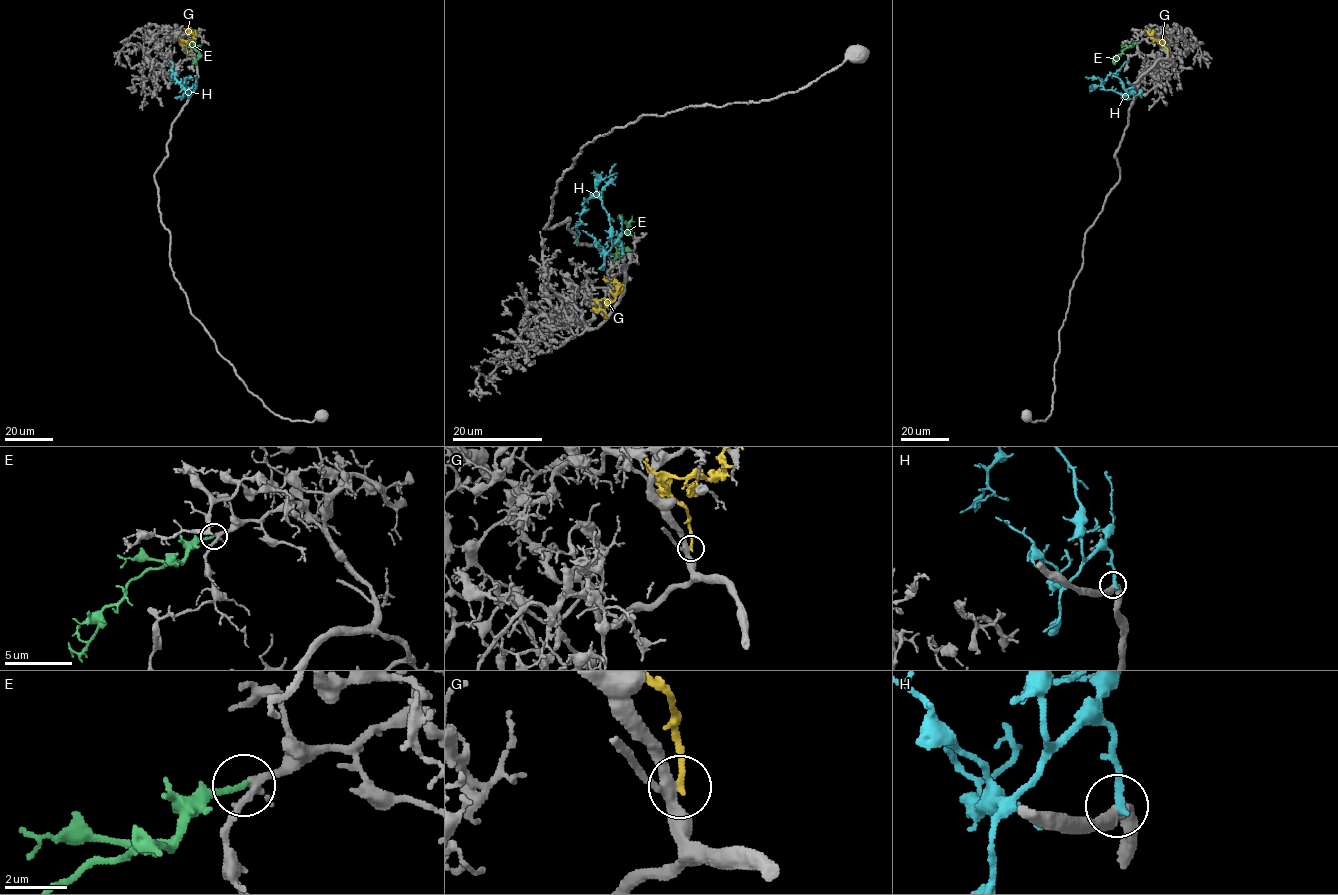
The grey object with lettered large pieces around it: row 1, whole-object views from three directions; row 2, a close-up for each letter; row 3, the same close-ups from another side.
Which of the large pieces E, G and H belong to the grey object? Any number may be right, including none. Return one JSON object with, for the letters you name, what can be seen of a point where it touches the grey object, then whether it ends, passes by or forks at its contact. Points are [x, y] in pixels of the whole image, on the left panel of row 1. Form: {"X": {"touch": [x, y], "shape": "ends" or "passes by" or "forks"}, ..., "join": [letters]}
{"E": {"touch": [191, 42], "shape": "ends"}, "join": ["E"]}

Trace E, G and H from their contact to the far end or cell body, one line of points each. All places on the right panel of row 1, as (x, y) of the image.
E: (1138, 42), (1123, 50), (1113, 63)
G: (1167, 53), (1162, 43), (1150, 36), (1155, 31)
H: (1133, 88), (1127, 89), (1126, 95), (1121, 95), (1102, 86), (1107, 76), (1115, 74), (1128, 61)

